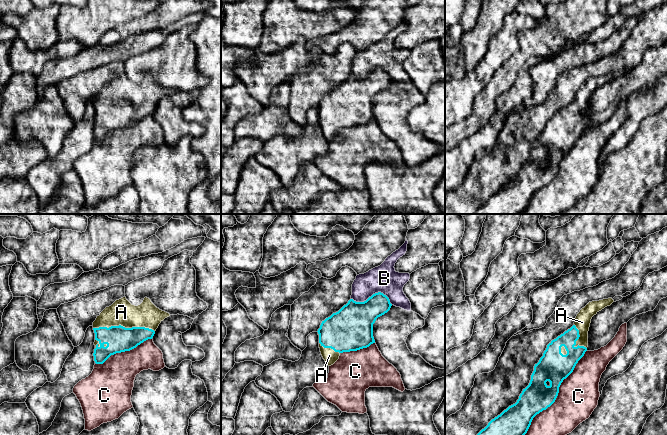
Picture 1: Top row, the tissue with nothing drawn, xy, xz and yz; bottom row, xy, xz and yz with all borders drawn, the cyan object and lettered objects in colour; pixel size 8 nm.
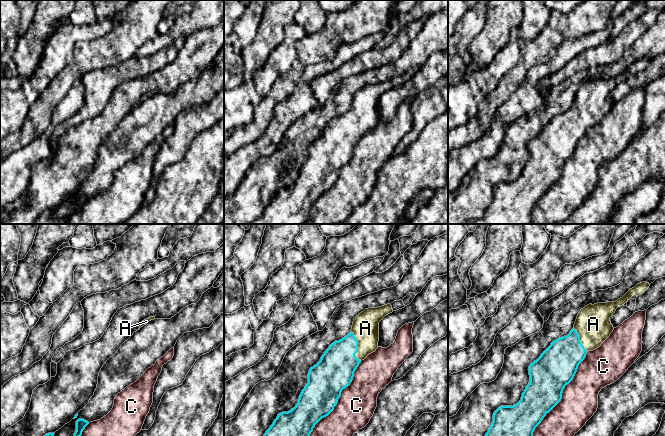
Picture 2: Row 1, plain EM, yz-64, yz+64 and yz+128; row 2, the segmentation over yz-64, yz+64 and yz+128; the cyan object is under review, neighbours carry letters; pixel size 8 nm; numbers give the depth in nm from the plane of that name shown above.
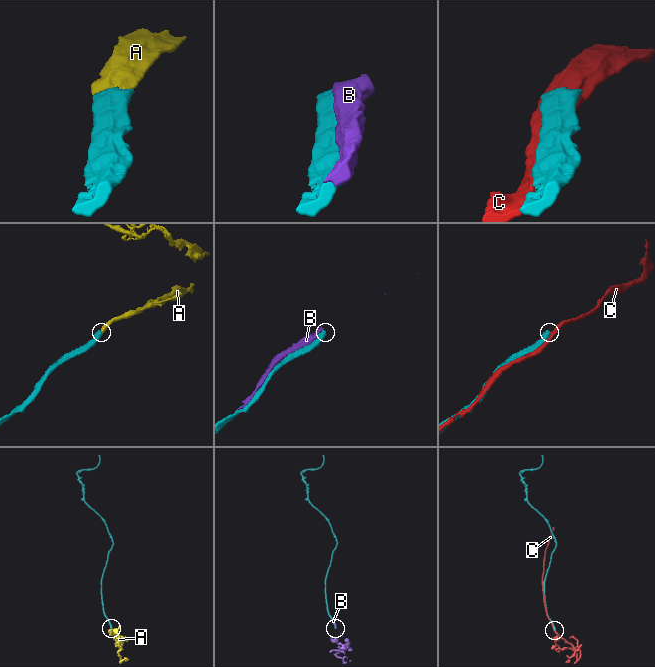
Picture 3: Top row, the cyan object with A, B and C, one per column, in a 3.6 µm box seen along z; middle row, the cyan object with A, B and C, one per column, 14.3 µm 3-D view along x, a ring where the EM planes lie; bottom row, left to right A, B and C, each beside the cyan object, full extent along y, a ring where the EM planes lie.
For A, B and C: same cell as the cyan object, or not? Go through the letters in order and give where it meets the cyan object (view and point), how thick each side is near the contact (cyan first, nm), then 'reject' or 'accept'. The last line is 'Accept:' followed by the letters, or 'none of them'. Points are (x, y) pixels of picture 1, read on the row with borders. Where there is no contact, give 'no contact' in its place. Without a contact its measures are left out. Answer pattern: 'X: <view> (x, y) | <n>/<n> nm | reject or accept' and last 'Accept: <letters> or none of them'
A: xy (124, 327) | 220/200 nm | accept
B: xz (373, 294) | 280/220 nm | reject
C: yz (557, 394) | 240/320 nm | reject
Accept: A

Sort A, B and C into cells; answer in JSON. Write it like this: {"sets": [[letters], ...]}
{"sets": [["A"], ["B"], ["C"]]}

